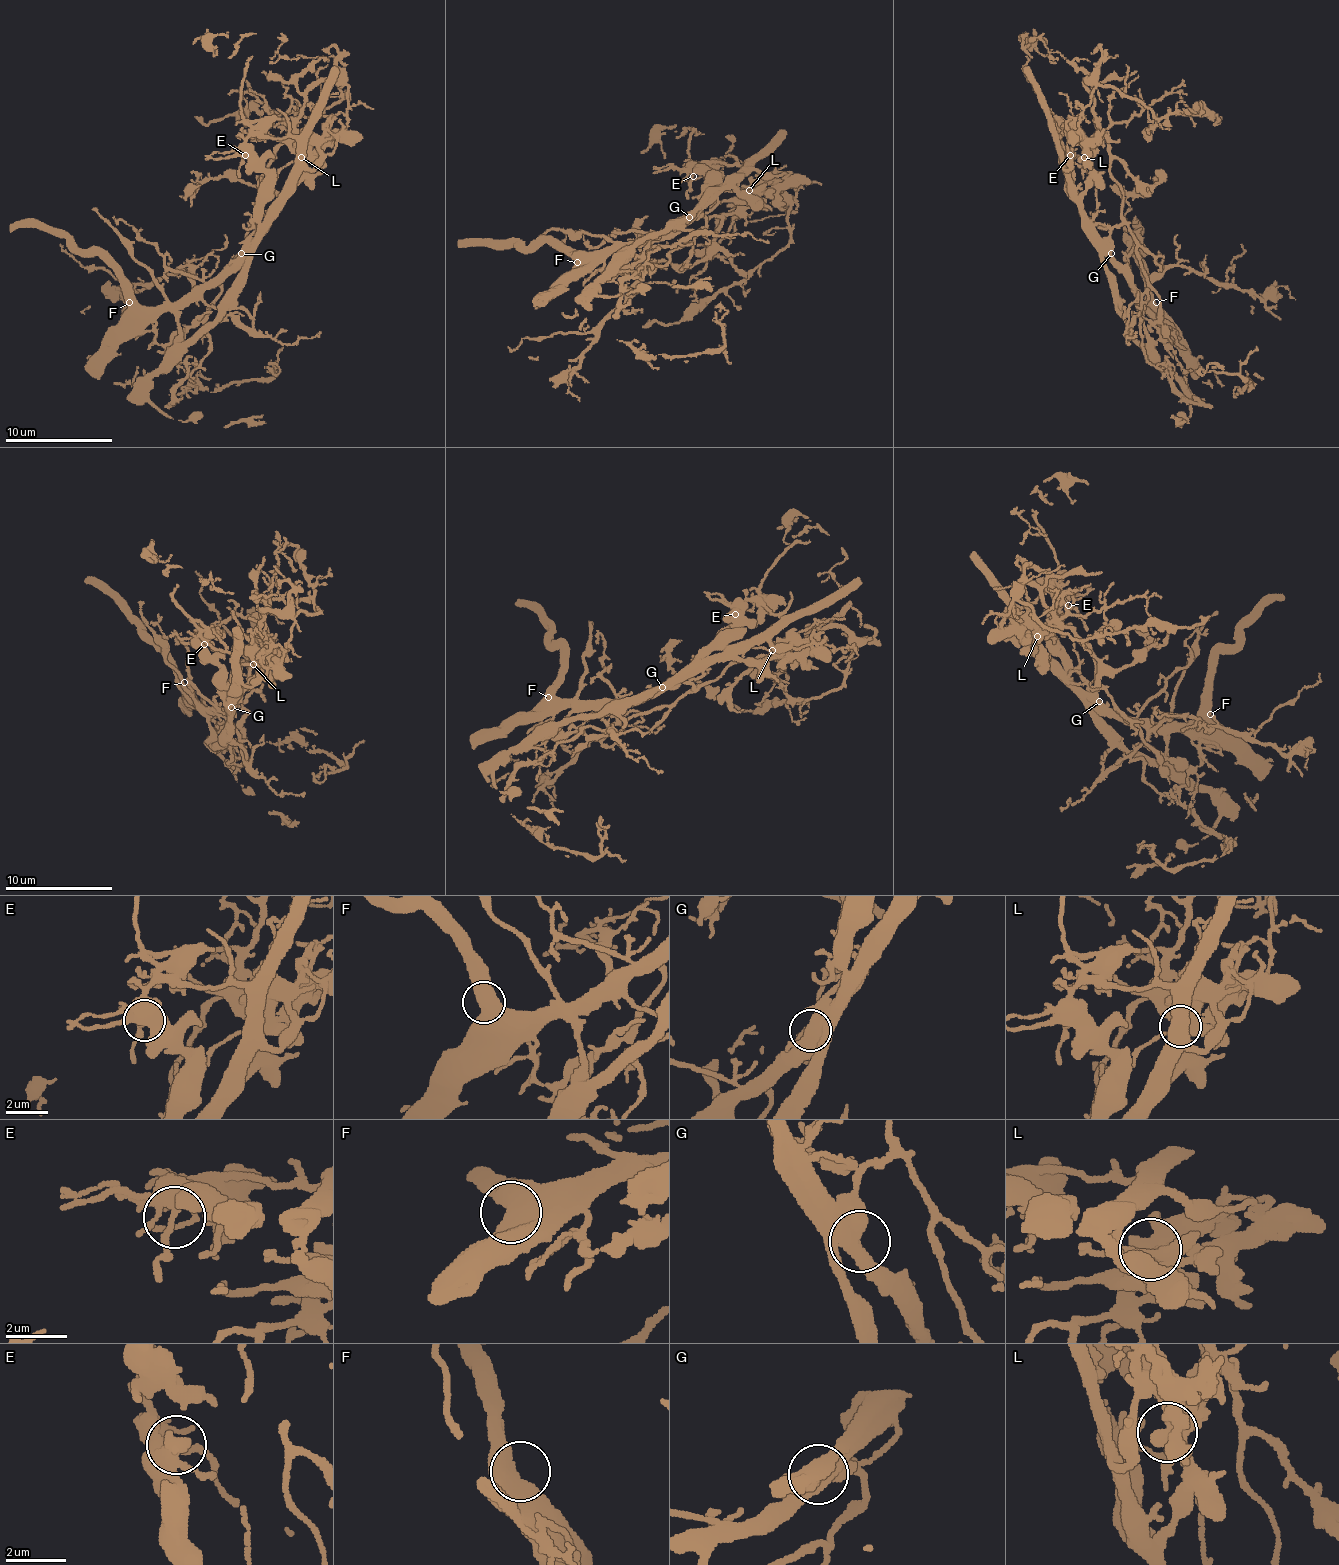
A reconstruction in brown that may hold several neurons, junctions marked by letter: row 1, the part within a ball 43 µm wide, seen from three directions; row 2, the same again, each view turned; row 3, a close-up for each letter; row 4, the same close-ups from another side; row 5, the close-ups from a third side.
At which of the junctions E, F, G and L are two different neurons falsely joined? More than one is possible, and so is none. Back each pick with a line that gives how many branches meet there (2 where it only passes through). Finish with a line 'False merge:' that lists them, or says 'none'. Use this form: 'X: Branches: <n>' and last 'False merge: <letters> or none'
G: Branches: 3
False merge: G

